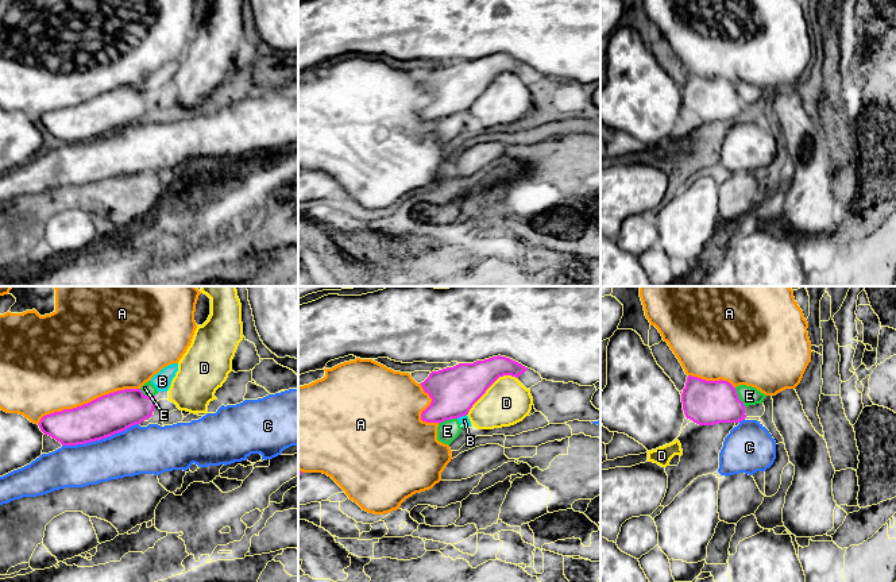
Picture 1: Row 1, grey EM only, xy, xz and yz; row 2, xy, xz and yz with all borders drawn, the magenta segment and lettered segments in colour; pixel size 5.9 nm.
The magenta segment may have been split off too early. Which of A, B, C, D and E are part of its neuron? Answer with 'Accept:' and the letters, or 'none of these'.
Accept: none of these

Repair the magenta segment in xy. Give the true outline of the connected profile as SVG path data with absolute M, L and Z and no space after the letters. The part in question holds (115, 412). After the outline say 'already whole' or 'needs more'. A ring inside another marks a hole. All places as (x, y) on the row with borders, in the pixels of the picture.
M124 389L73 409L46 415L39 421L45 435L62 446L77 446L109 438L152 416L155 396Z; already whole

